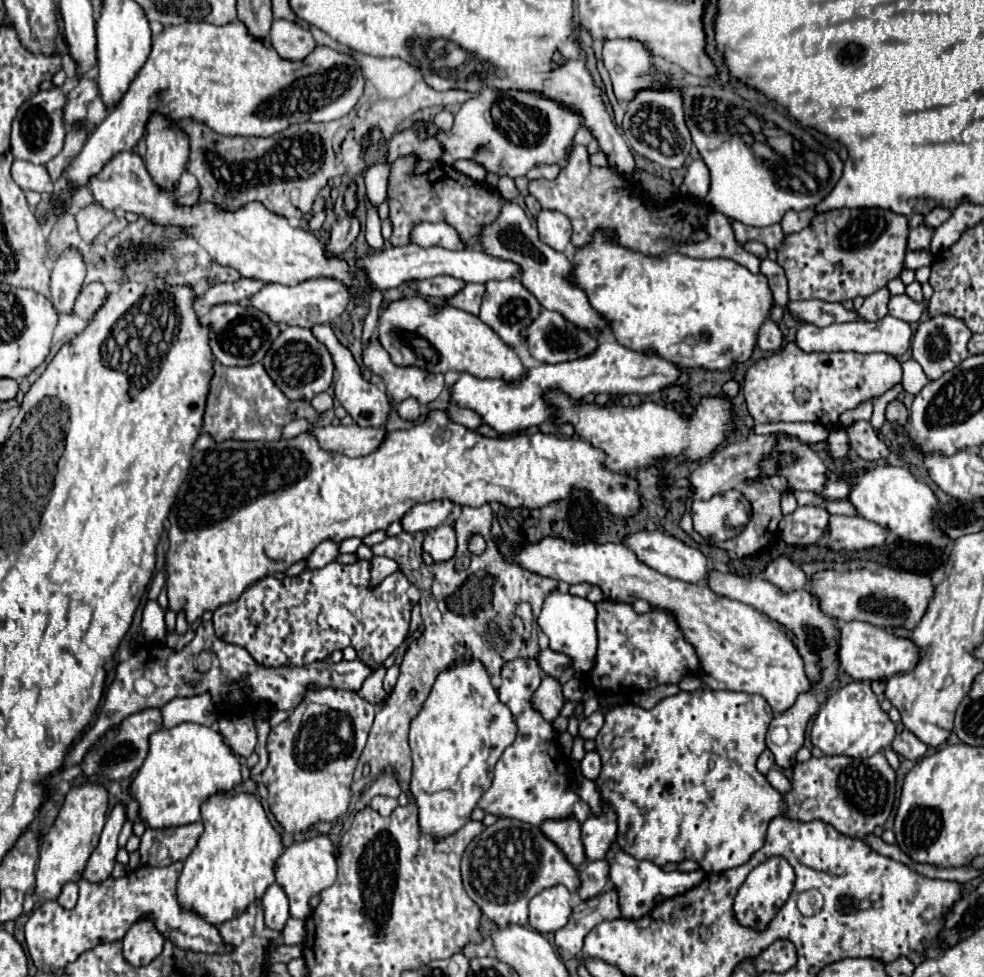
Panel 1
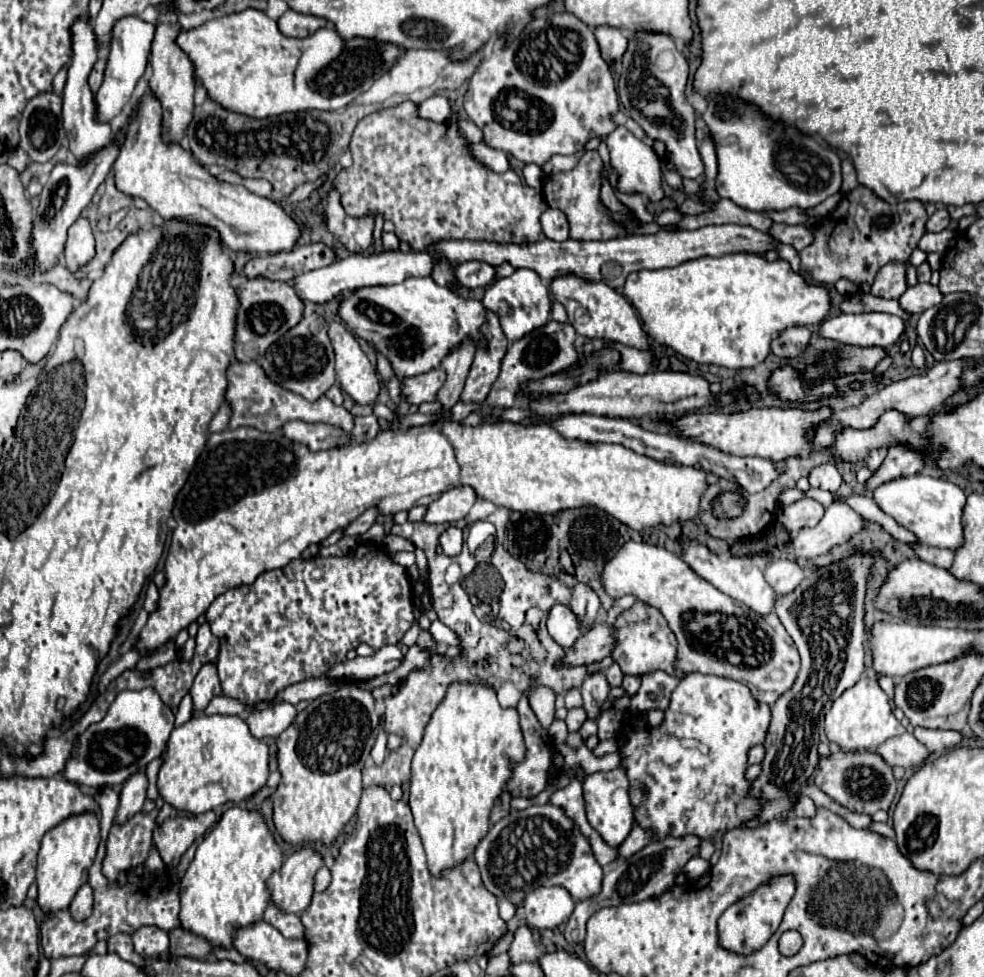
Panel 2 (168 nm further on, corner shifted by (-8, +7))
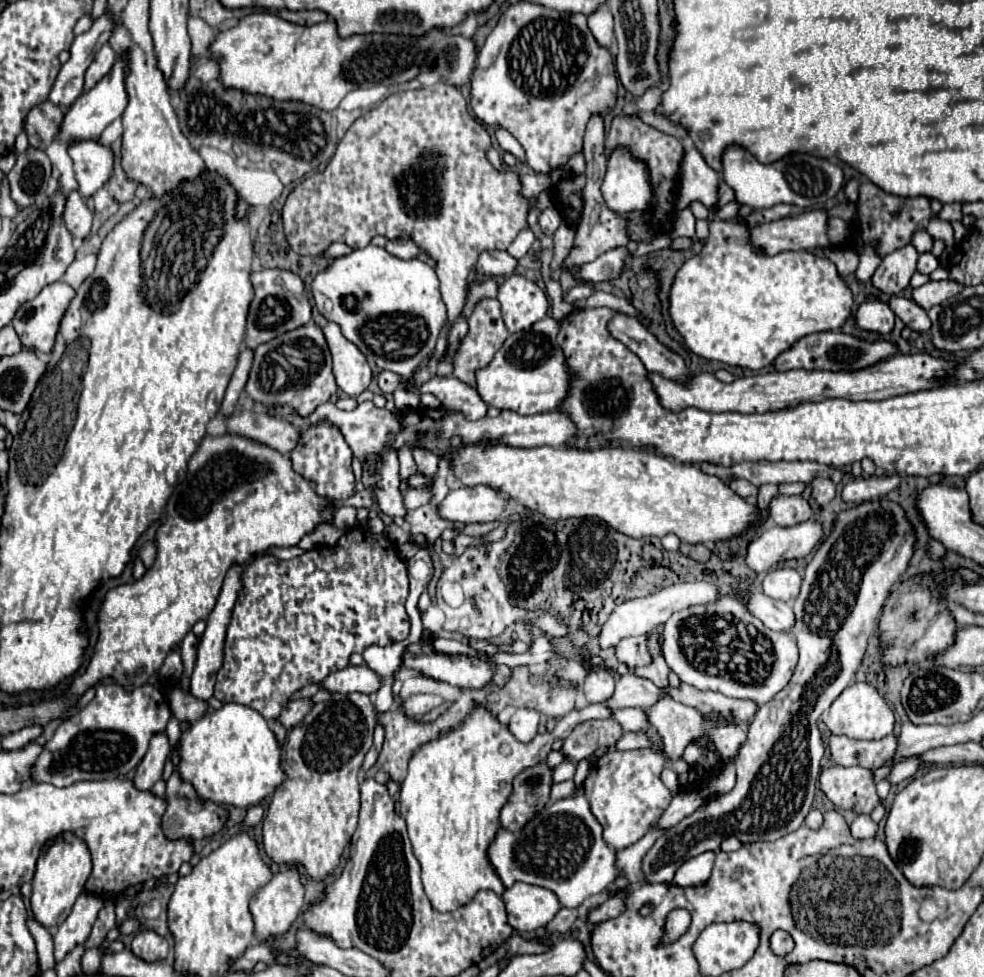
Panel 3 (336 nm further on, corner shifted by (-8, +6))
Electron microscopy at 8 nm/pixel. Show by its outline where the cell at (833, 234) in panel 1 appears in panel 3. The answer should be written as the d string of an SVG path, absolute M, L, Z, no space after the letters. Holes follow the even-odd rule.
M866 178L860 182L858 222L854 224L854 228L860 232L860 236L866 242L878 242L878 254L880 256L886 256L886 254L894 252L896 248L906 246L912 240L914 230L926 228L930 218L932 218L932 212L930 212L930 200L928 198L924 198L924 196L900 198L900 196L886 194L884 190L880 190L876 184L872 184Z

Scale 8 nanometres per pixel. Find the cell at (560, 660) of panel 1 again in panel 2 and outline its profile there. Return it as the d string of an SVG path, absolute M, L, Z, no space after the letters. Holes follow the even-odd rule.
M600 619L592 625L592 629L586 629L586 633L582 633L582 637L578 637L578 641L570 649L564 651L562 663L566 667L580 667L602 661L612 653L614 645L614 629L610 629L606 621Z

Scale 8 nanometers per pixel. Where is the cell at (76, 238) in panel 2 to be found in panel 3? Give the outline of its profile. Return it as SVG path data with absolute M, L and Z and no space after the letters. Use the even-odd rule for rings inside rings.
M78 190L66 194L66 208L64 208L64 222L66 228L74 238L84 238L92 226L92 212L86 206L86 200Z

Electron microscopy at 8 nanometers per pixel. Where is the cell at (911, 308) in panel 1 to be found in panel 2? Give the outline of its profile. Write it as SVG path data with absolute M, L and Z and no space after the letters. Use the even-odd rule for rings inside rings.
M918 283L914 287L908 287L904 291L904 295L898 299L900 307L910 313L910 315L920 315L926 309L938 305L942 301L942 293L938 287L930 285L930 283Z

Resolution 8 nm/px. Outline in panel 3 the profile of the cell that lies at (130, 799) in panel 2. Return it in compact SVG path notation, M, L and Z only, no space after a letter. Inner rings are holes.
M166 732L152 734L148 752L142 758L142 762L138 764L136 774L134 774L134 784L140 790L152 788L162 778L162 770L164 770L168 754L170 754L170 742L168 742Z

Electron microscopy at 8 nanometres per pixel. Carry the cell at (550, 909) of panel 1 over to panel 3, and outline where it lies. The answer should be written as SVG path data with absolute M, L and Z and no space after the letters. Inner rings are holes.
M516 882L502 894L508 924L518 932L544 928L560 910L560 902L552 890Z

